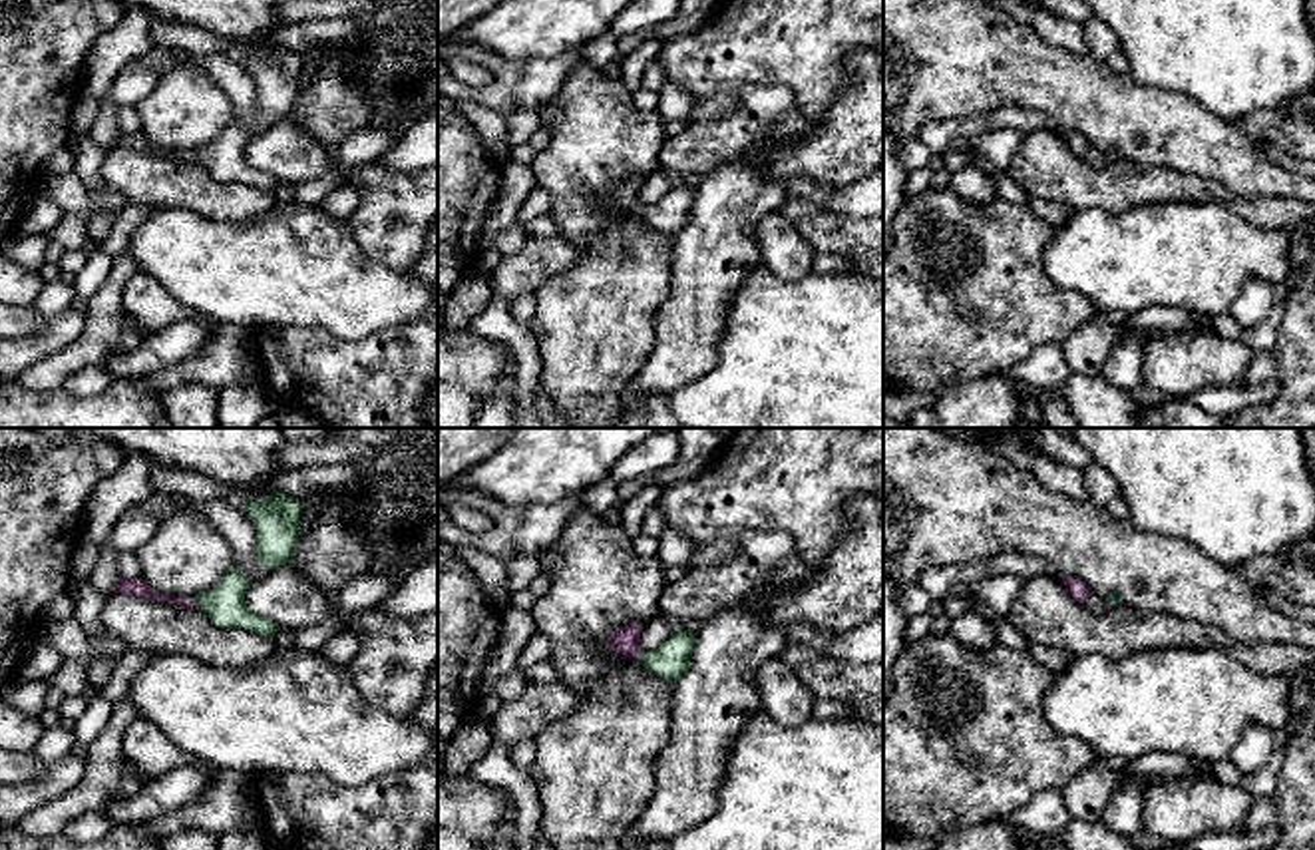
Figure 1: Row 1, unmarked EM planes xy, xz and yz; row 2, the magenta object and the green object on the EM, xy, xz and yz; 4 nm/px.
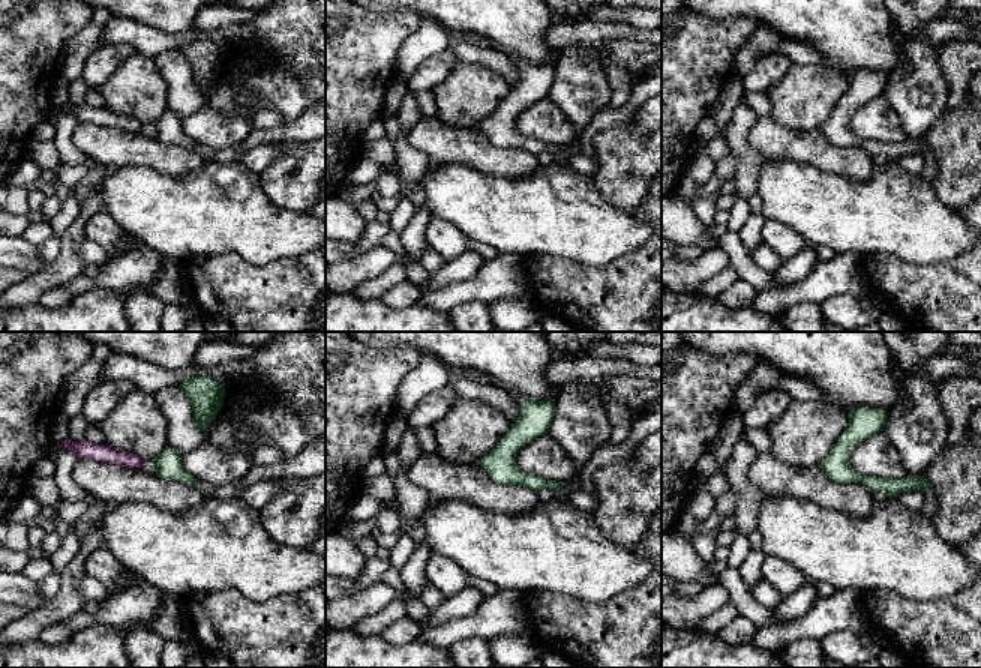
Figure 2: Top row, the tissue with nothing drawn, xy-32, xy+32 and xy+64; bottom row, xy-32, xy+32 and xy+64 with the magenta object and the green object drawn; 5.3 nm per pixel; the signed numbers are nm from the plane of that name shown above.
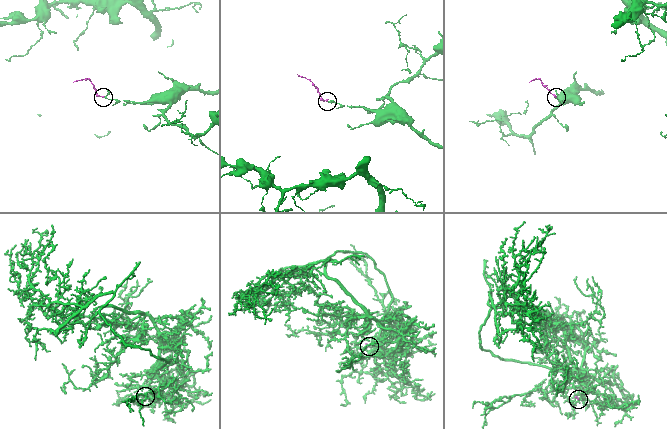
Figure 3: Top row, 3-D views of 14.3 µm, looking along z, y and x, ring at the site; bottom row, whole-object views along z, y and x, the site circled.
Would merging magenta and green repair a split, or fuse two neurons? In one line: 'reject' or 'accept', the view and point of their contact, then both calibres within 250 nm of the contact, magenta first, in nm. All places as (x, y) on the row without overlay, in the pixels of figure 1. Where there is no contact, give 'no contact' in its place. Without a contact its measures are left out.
accept; meets magenta in xy at (195, 158); 70 nm thick on the magenta side, 170 nm on the other

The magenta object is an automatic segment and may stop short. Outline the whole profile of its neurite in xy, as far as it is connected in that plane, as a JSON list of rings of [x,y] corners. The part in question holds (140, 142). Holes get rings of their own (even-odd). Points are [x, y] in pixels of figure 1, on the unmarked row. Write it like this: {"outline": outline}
{"outline": [[[231,119],[225,131],[213,143],[195,151],[165,151],[153,145],[141,131],[117,133],[113,143],[115,147],[131,147],[153,155],[167,155],[179,161],[203,163],[219,181],[245,183],[273,191],[281,181],[247,161],[245,147],[249,139],[251,133]]]}

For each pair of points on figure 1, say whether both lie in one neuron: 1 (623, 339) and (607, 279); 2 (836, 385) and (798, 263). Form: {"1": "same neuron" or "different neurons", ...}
{"1": "same neuron", "2": "different neurons"}

